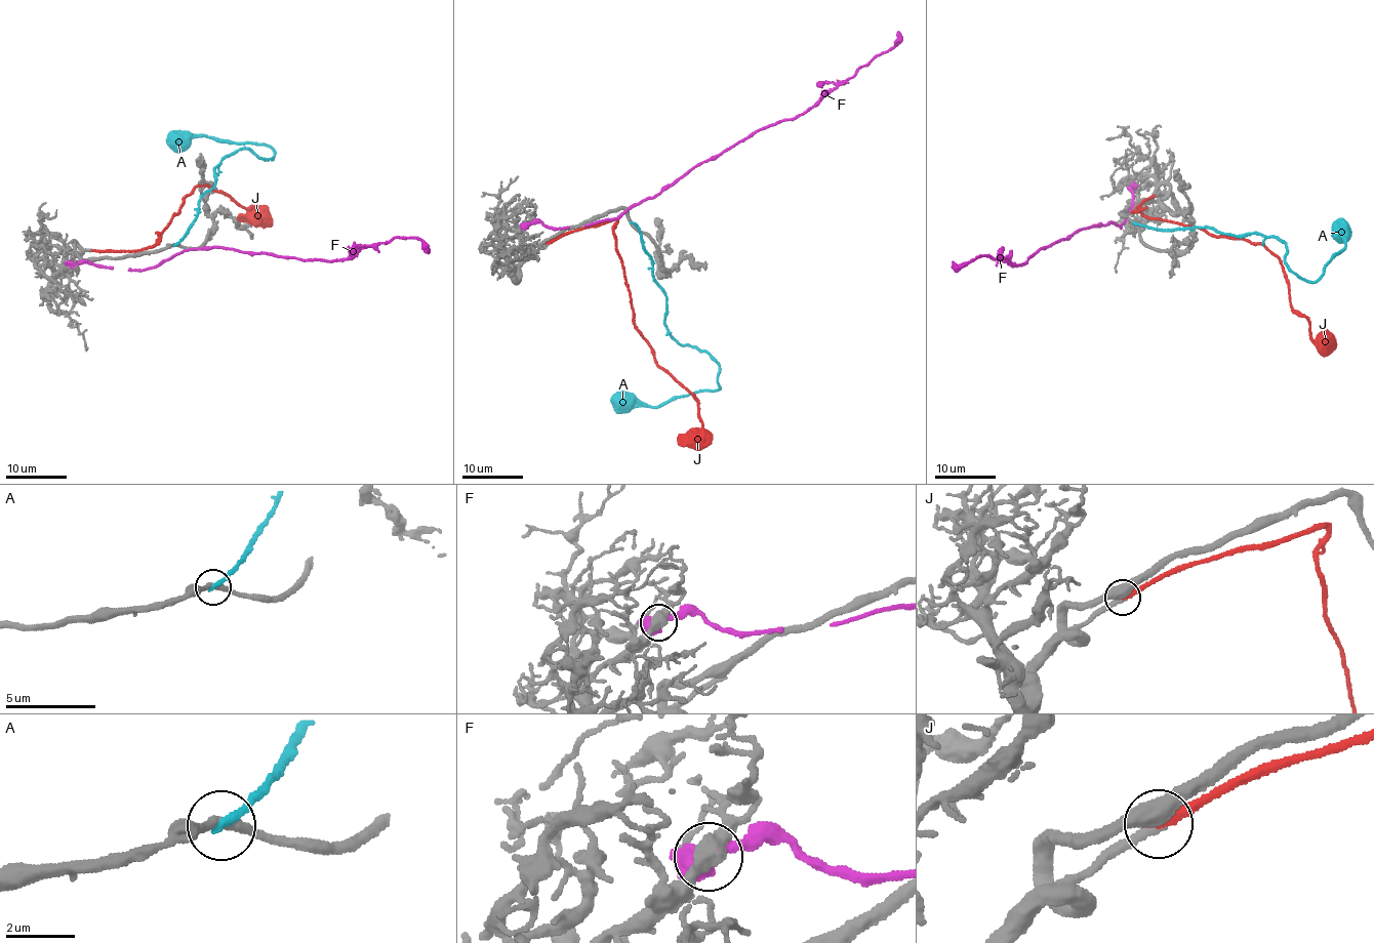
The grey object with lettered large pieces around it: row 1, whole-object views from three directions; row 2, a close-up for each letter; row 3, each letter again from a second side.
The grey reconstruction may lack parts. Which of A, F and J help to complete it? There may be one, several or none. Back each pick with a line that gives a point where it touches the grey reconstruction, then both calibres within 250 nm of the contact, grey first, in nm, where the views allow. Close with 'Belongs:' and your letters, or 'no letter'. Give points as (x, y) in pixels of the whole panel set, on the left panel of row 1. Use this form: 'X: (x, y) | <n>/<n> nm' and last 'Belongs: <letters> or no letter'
J: (93, 250) | 240/280 nm
Belongs: J

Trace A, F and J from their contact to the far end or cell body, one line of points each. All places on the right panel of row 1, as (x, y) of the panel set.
A: (1134, 223), (1271, 236), (1286, 247), (1294, 274), (1317, 282), (1331, 256), (1344, 247), (1348, 227), (1338, 226)
F: (1131, 188), (1133, 201), (1120, 229), (1110, 222), (1083, 229), (1021, 265), (987, 255), (963, 264), (953, 261)
J: (1153, 196), (1134, 211), (1269, 249), (1282, 267), (1290, 303), (1308, 320), (1309, 335), (1315, 341), (1331, 337)

